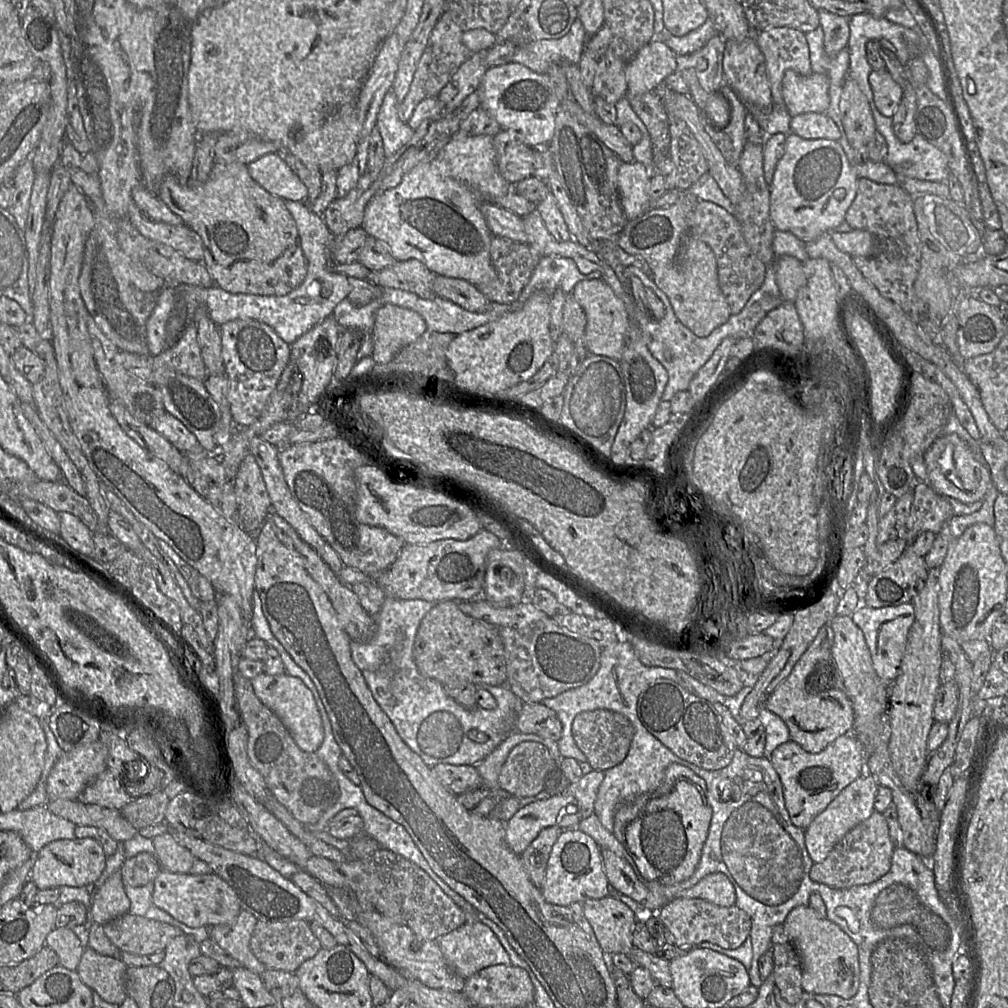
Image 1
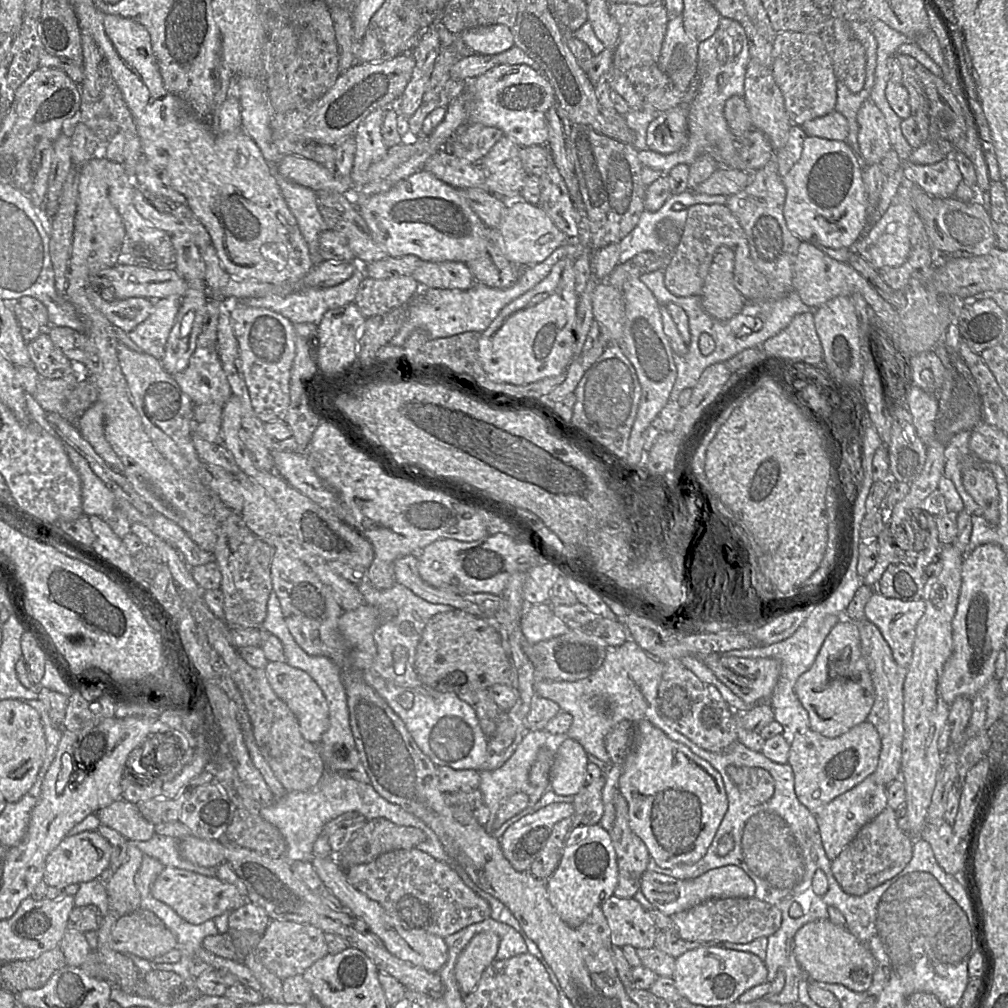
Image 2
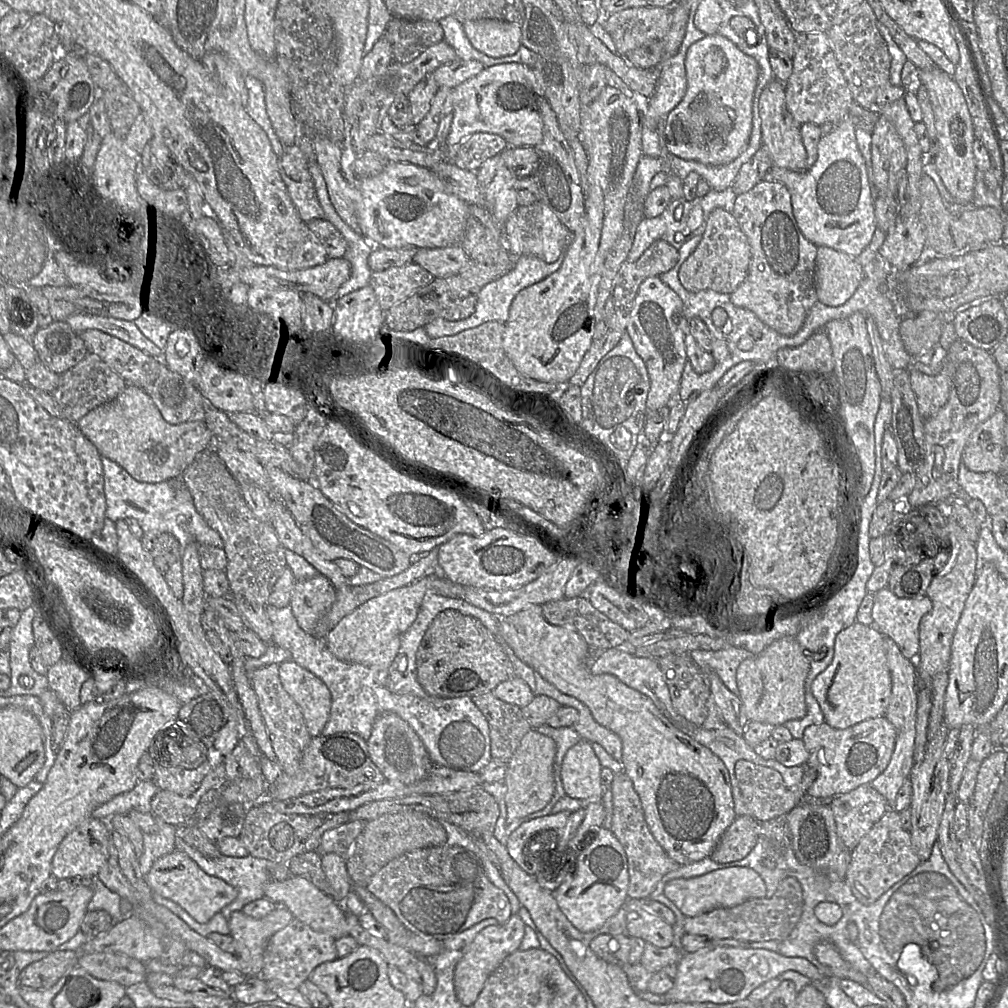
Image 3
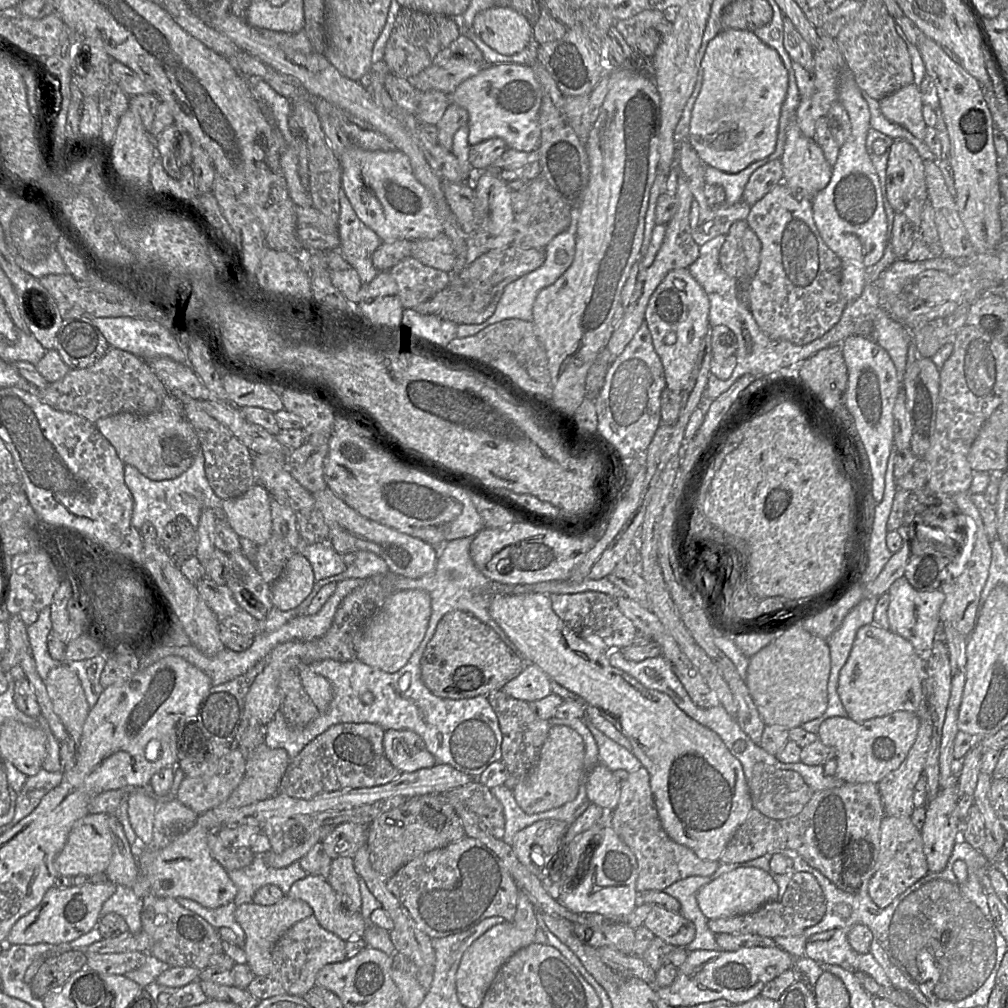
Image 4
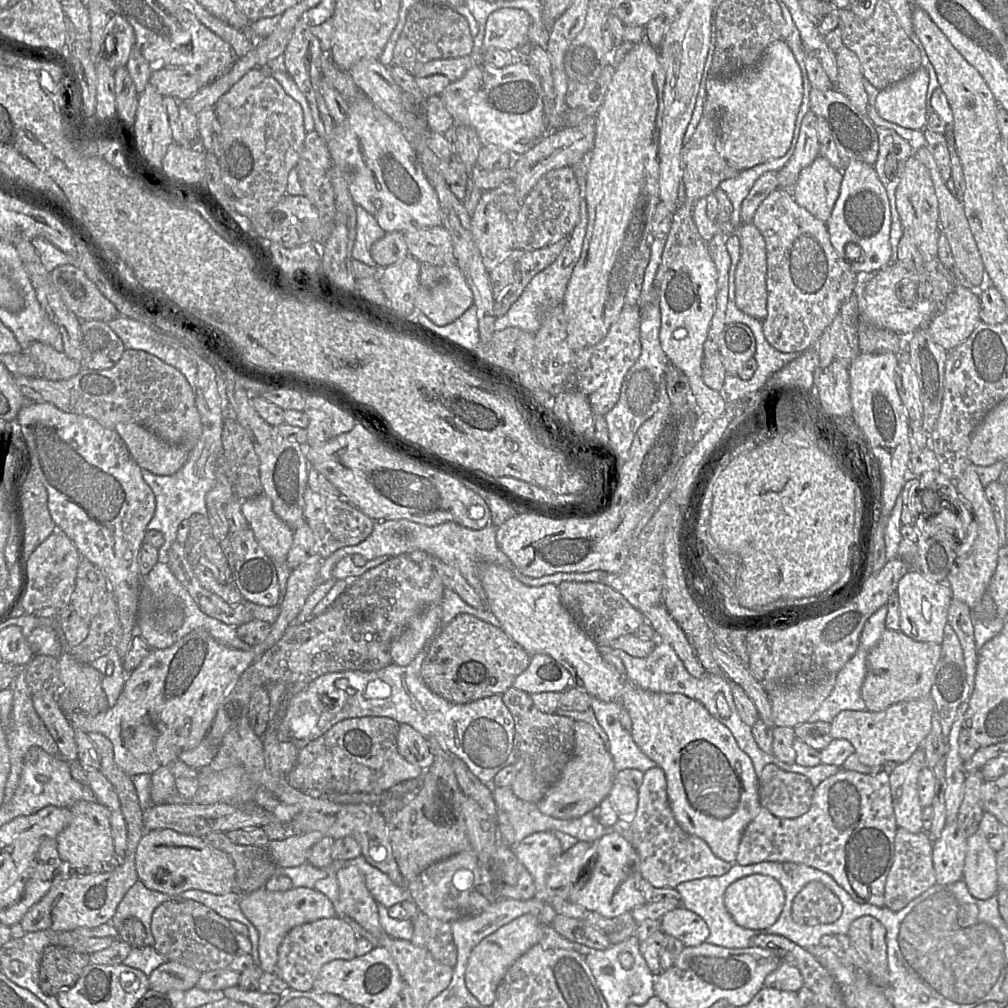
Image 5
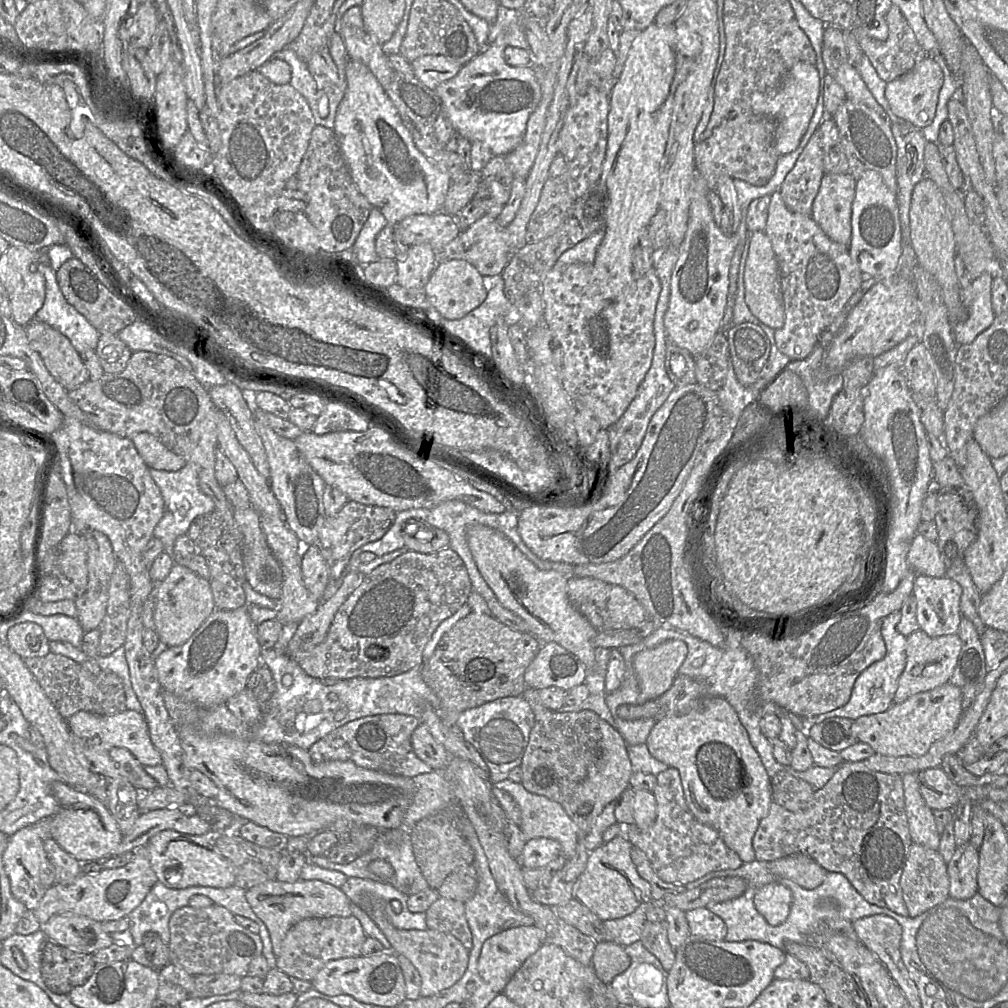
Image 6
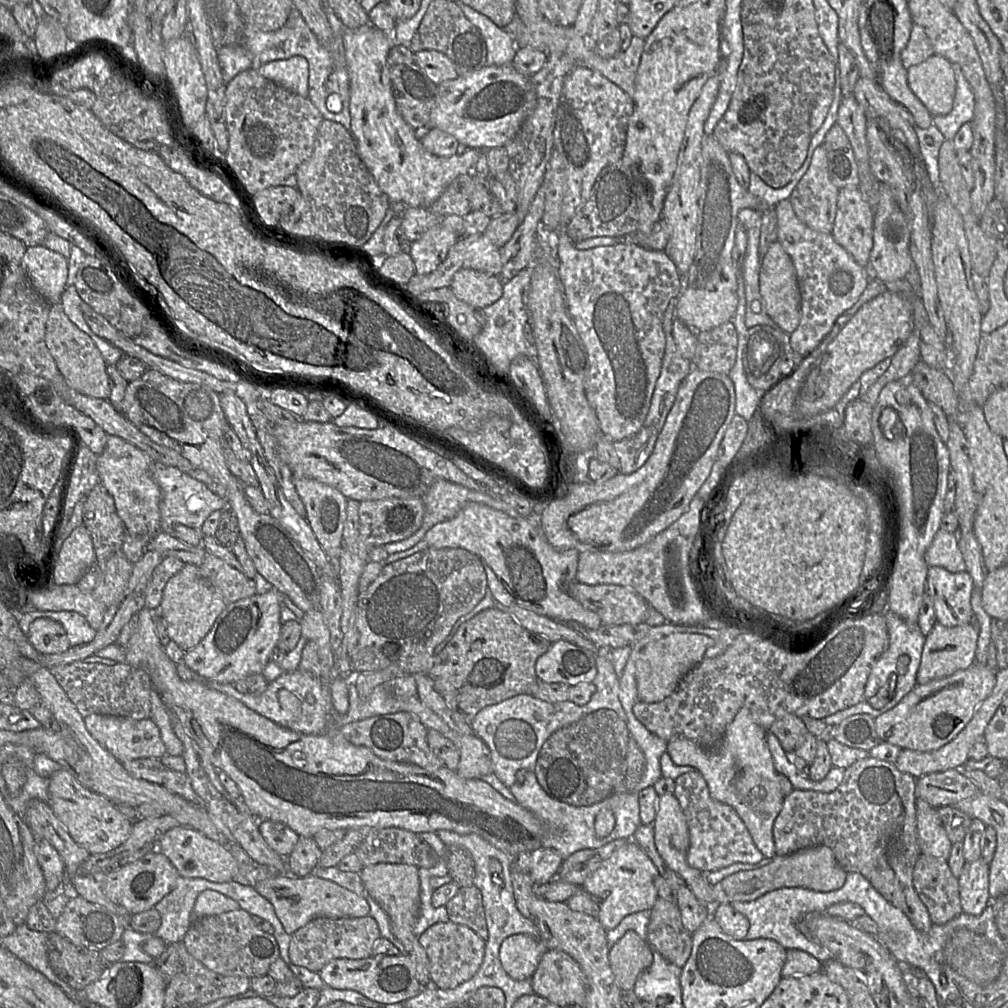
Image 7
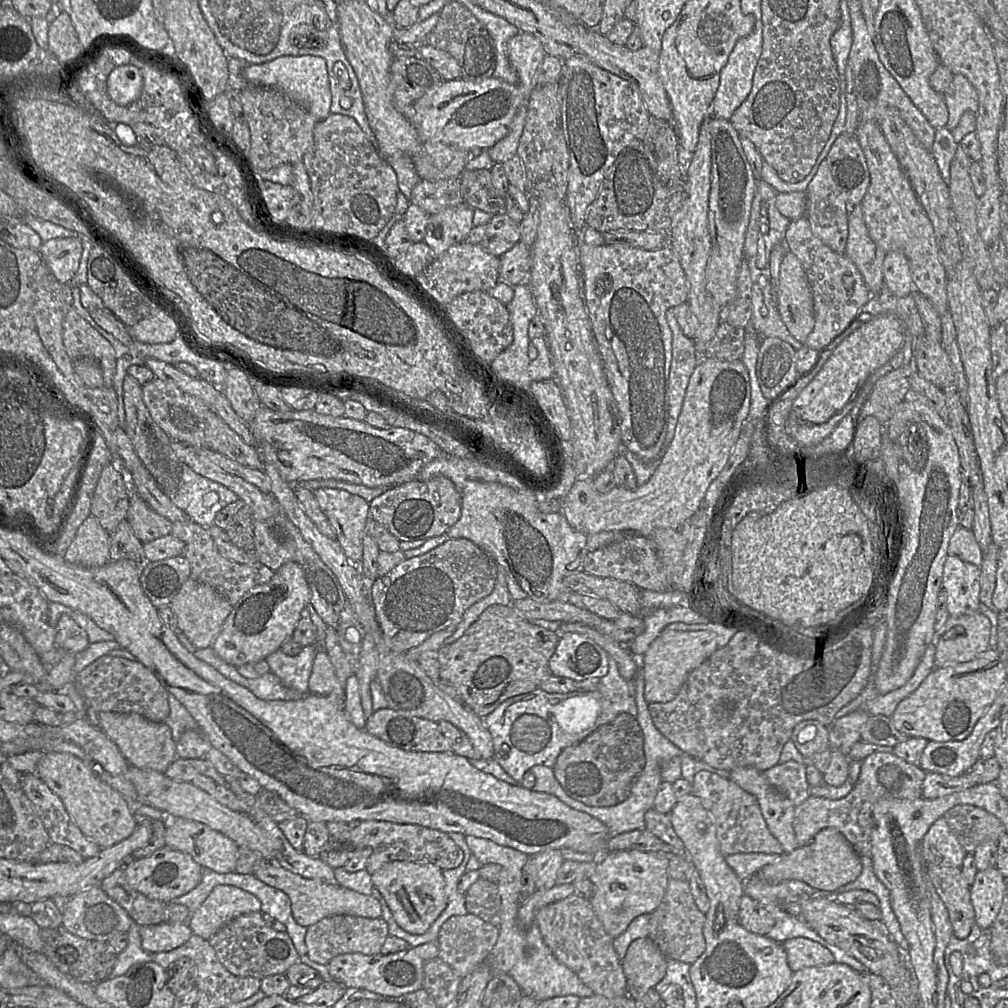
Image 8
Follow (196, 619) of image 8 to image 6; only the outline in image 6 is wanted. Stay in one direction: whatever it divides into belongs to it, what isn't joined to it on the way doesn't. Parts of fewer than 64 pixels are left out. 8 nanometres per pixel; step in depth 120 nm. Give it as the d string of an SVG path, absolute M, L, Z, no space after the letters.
M175 564L156 588L155 630L160 640L168 646L180 646L189 640L216 609L210 580L198 576L187 566Z

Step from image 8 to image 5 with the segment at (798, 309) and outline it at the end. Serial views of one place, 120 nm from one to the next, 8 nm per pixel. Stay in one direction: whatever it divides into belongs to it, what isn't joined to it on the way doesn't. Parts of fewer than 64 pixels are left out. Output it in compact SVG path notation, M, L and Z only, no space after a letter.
M743 223L735 232L741 244L741 257L735 274L738 308L763 321L767 316L767 252L759 229Z

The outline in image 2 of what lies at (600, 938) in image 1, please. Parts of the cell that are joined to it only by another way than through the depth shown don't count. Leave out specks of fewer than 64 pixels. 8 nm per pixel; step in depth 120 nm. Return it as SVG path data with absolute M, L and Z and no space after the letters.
M612 896L601 904L600 909L611 930L613 946L654 947L659 930L638 901Z

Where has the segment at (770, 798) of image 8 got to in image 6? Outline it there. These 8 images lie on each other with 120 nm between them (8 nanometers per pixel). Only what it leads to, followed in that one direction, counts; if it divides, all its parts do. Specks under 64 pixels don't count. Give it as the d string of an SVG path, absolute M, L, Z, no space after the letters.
M705 697L684 715L656 721L645 745L655 759L678 770L685 801L693 816L699 822L714 828L726 846L737 853L743 863L754 861L752 840L772 803L770 776L730 703L722 697Z

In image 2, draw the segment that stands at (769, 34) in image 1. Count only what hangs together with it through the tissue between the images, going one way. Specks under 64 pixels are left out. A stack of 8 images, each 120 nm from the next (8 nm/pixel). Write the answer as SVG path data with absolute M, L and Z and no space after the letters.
M779 32L771 45L773 61L770 69L782 92L785 110L793 125L802 126L809 120L836 111L838 80L819 34Z

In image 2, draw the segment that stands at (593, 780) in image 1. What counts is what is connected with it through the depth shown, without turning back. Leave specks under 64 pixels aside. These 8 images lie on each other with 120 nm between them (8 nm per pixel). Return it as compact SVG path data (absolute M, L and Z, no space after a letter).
M605 776L587 784L573 796L574 815L571 827L598 825L603 815L602 788Z

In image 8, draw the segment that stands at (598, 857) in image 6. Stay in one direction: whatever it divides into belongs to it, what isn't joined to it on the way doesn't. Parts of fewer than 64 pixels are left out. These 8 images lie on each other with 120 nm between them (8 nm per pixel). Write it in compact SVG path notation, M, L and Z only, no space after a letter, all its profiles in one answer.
M621 850L599 857L589 879L594 885L591 906L605 932L612 938L621 935L639 915L651 914L662 902L669 883L670 856L663 852Z

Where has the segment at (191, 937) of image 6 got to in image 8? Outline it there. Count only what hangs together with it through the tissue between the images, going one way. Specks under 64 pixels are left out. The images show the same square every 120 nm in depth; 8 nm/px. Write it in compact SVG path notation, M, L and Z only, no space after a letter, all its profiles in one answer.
M261 911L242 914L226 923L208 939L208 942L215 950L218 960L231 974L235 976L263 979L267 976L285 974L292 965L300 960L300 955L297 953L287 932L279 932L271 928L263 920L262 915L263 913Z

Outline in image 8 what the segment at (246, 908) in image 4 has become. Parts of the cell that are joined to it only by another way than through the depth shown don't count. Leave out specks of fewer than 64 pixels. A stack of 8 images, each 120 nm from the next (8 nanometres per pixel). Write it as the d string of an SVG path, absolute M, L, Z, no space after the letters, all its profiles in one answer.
M264 861L255 872L255 876L265 884L285 892L291 901L291 911L295 921L305 927L332 915L353 915L365 918L380 918L380 902L372 895L359 893L339 884L326 884L318 880L305 878L293 873L274 861Z

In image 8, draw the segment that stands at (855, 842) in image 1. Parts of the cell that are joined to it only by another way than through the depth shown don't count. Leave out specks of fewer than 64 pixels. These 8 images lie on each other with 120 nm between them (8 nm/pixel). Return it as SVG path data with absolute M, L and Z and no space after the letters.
M927 864L926 873L937 895L947 908L954 936L968 937L975 921L970 886L958 867Z

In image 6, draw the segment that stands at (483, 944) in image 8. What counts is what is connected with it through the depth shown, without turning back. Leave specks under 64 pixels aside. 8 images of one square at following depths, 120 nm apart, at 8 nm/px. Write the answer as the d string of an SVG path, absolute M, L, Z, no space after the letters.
M370 895L361 896L357 903L352 904L359 906L378 926L388 941L389 950L406 957L417 969L421 978L421 996L435 995L450 988L463 977L468 966L469 951L454 936L428 928L397 929L387 919L383 901Z

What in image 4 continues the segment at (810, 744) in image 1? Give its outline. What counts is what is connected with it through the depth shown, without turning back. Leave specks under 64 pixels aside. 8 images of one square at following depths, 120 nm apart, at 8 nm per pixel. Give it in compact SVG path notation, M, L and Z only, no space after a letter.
M873 624L859 628L849 657L842 667L837 693L847 717L864 722L897 711L914 712L923 705L928 709L925 696L927 662L901 636Z

